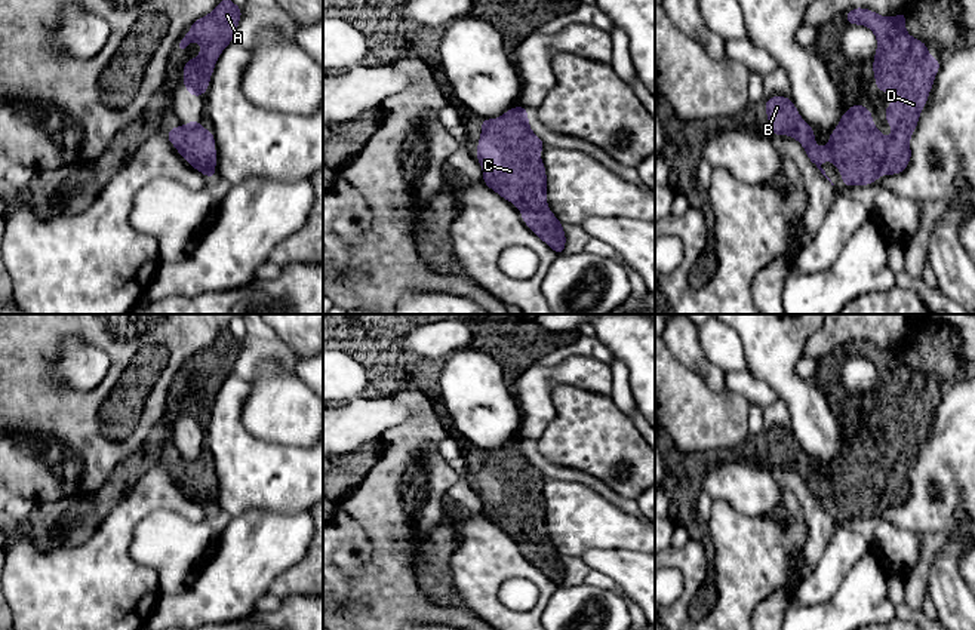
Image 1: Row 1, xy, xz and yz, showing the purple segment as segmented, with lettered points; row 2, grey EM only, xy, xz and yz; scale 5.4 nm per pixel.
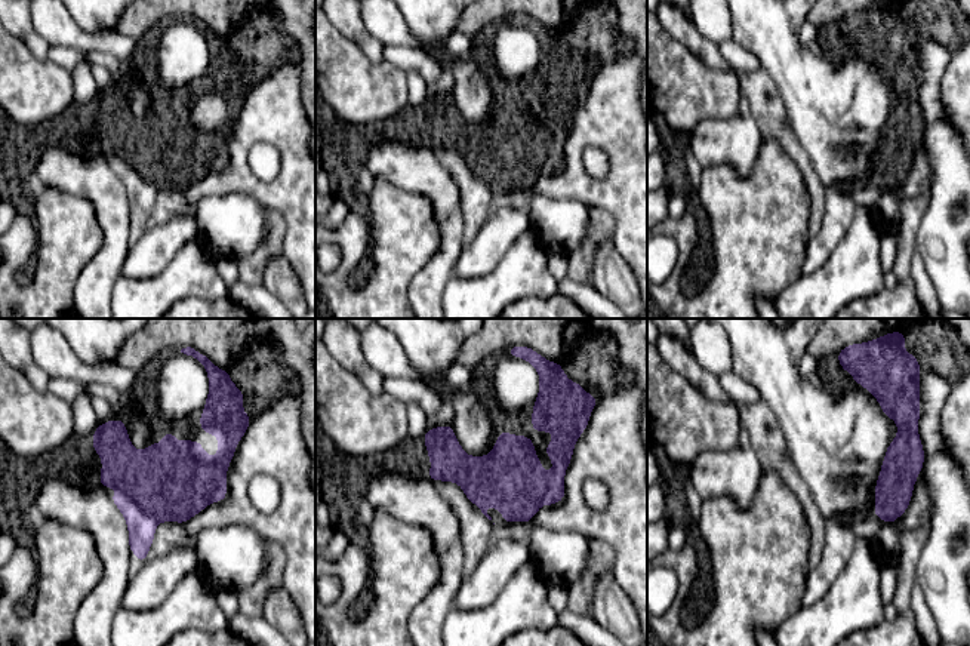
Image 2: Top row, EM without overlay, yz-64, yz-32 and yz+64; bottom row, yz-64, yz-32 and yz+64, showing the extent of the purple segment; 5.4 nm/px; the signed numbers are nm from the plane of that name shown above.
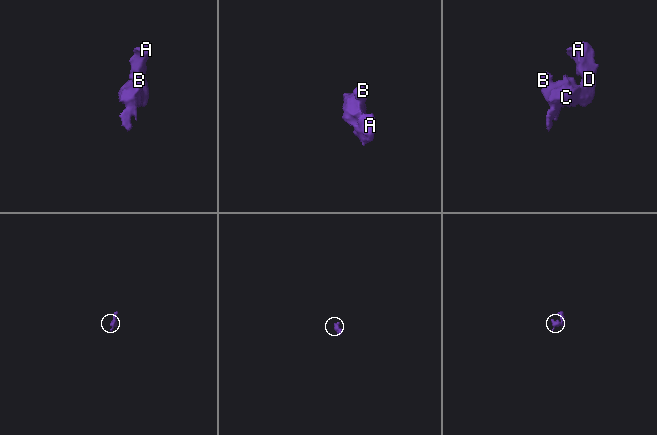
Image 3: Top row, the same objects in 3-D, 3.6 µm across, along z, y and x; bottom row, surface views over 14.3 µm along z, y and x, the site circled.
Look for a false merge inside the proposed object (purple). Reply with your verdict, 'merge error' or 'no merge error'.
no merge error

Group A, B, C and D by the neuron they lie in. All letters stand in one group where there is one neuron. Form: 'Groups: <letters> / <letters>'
Groups: A B C D

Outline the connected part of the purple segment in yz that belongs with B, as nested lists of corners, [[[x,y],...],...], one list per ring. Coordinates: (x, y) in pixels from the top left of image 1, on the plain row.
[[[855,339],[845,347],[848,356],[865,357],[876,366],[877,382],[873,393],[873,405],[876,409],[876,421],[888,424],[894,433],[885,443],[885,451],[894,462],[891,468],[883,470],[882,464],[873,455],[870,442],[853,434],[852,440],[842,446],[837,460],[830,465],[828,477],[821,480],[815,476],[813,461],[800,449],[791,430],[776,427],[765,434],[771,465],[790,467],[797,471],[808,485],[809,492],[830,514],[831,511],[821,500],[824,492],[836,497],[836,501],[842,504],[842,516],[848,520],[855,516],[870,517],[877,513],[882,505],[901,505],[911,492],[908,474],[916,462],[920,443],[928,434],[941,393],[934,391],[929,387],[928,378],[922,372],[913,371],[905,363],[905,350],[905,344],[901,344],[894,350],[886,350],[864,339]]]

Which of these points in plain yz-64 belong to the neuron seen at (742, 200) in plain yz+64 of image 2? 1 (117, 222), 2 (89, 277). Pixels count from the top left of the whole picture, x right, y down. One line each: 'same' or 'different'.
1: different
2: different

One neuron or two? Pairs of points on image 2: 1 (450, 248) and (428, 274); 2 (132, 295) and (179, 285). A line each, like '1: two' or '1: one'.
1: one
2: one

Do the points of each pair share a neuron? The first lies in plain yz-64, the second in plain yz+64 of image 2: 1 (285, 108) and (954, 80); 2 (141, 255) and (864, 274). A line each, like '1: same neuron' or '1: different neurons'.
1: same neuron
2: different neurons

